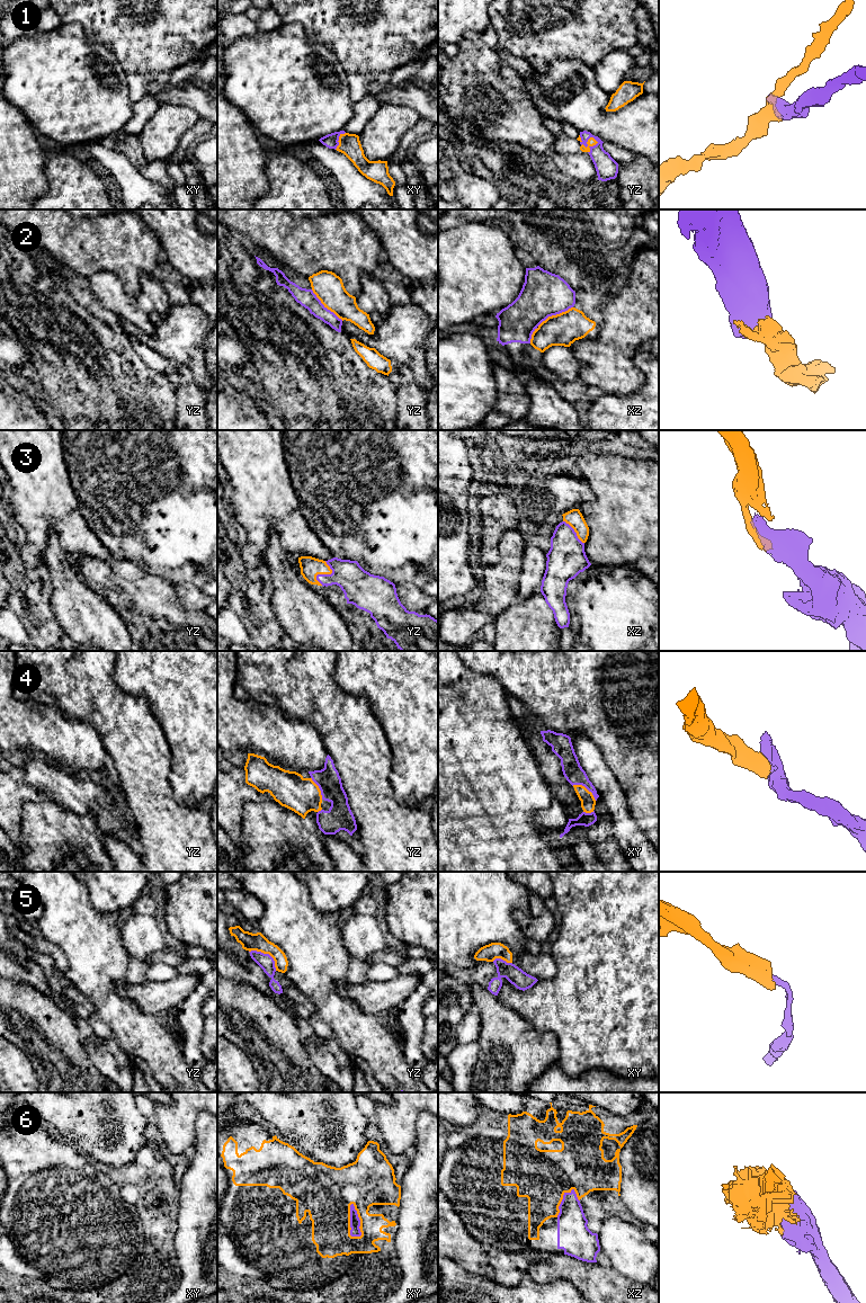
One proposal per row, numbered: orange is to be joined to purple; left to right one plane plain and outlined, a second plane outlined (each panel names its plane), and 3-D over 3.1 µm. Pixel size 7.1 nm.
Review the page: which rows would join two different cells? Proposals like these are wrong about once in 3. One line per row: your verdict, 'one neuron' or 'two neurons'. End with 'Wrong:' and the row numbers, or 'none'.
1: one neuron
2: two neurons
3: one neuron
4: one neuron
5: two neurons
6: one neuron
Wrong: 2, 5

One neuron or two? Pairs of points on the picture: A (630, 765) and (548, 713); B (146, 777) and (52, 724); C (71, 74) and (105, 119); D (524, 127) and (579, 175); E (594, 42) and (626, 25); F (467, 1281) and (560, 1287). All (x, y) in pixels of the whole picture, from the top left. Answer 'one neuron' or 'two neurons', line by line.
A: one neuron
B: two neurons
C: one neuron
D: two neurons
E: one neuron
F: one neuron

